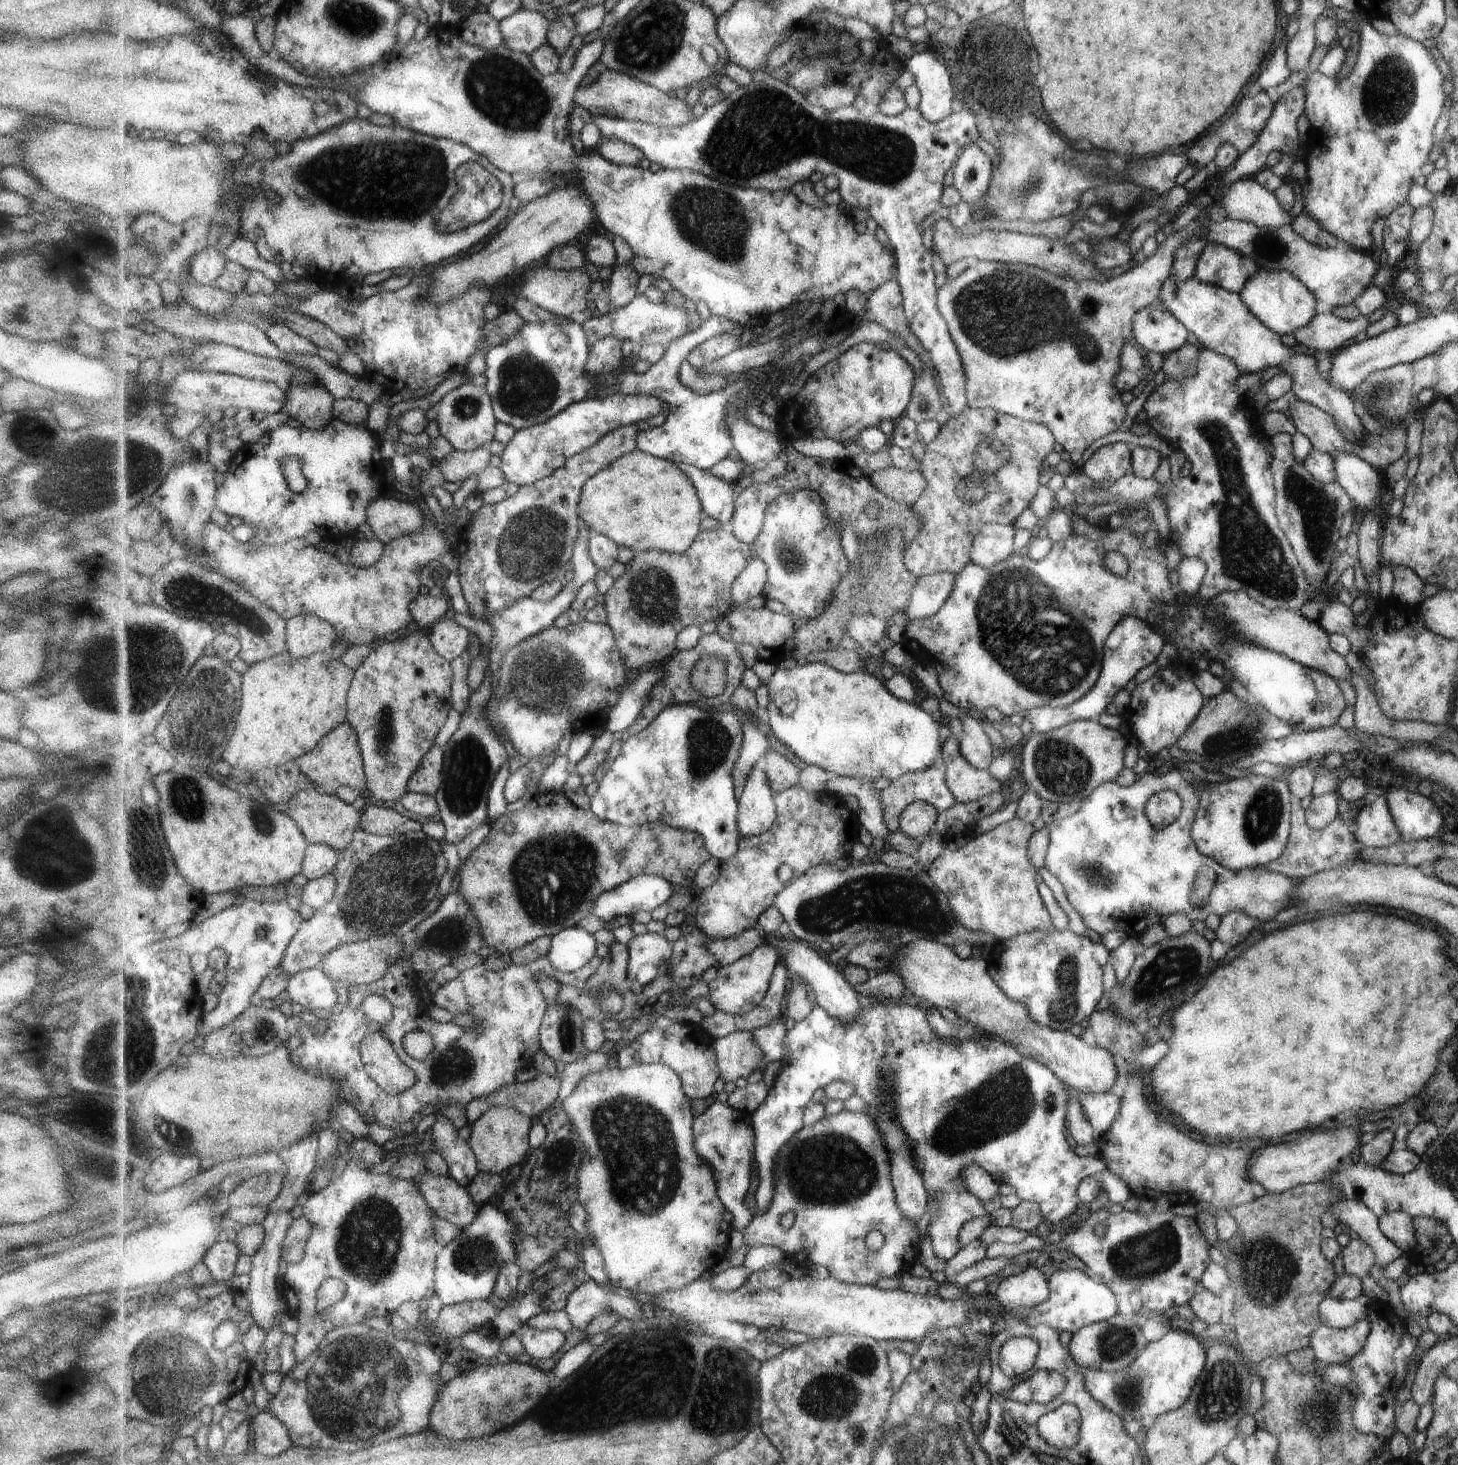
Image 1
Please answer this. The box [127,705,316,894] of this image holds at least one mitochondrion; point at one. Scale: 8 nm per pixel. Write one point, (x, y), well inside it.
(187, 801)

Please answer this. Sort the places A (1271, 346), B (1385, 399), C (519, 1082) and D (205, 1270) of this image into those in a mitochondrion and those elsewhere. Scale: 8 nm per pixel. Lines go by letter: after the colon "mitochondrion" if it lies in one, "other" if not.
A: other
B: mitochondrion
C: other
D: other

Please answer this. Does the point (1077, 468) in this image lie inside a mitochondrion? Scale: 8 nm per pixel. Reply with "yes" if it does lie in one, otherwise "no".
no

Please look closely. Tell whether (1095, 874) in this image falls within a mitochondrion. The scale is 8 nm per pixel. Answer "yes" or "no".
yes

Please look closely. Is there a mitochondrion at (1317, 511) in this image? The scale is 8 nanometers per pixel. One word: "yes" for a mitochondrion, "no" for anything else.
yes

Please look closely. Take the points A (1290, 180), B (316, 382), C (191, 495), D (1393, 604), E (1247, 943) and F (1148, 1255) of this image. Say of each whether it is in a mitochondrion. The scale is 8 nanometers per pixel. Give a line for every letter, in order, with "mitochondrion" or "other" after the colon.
A: other
B: other
C: mitochondrion
D: other
E: other
F: mitochondrion

